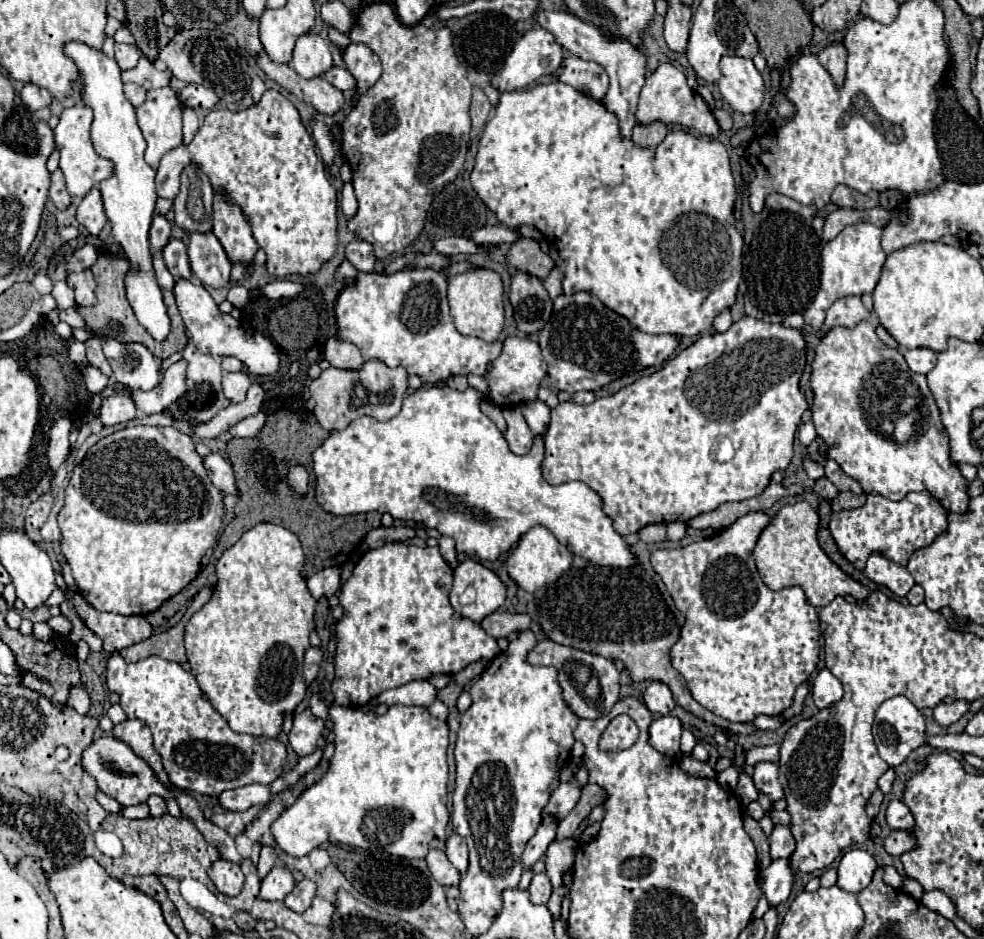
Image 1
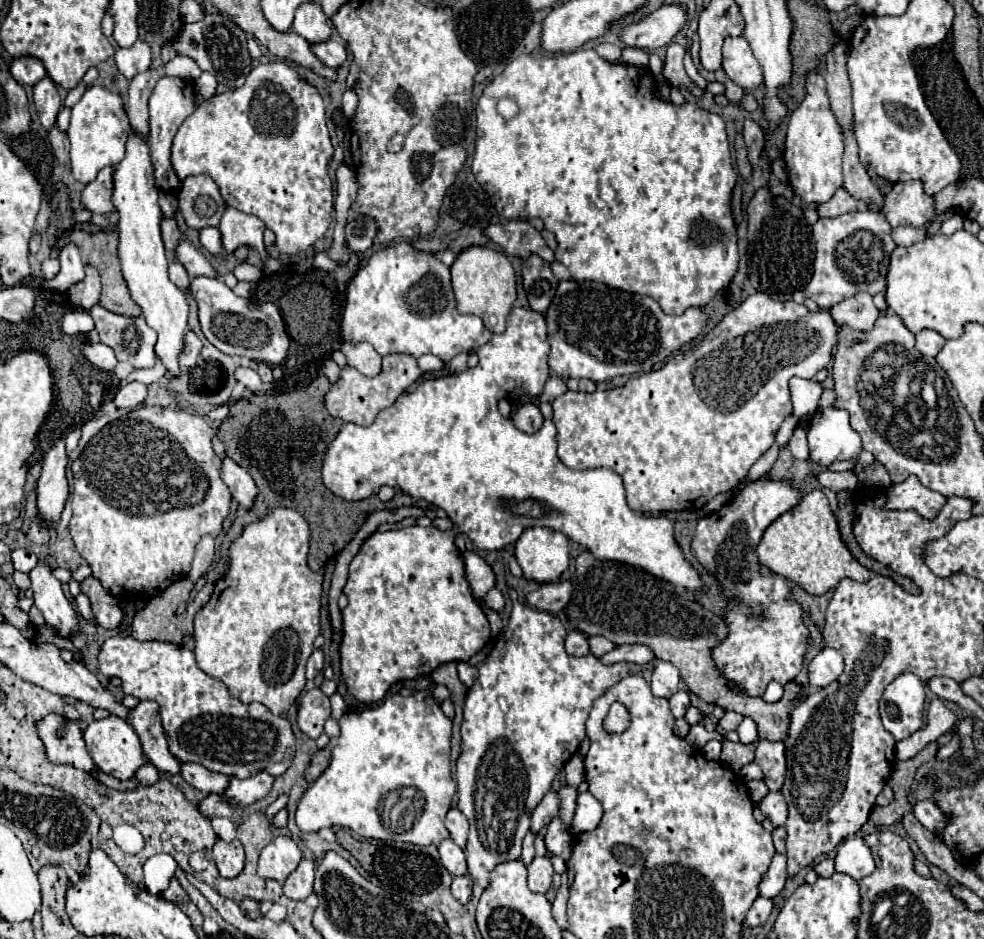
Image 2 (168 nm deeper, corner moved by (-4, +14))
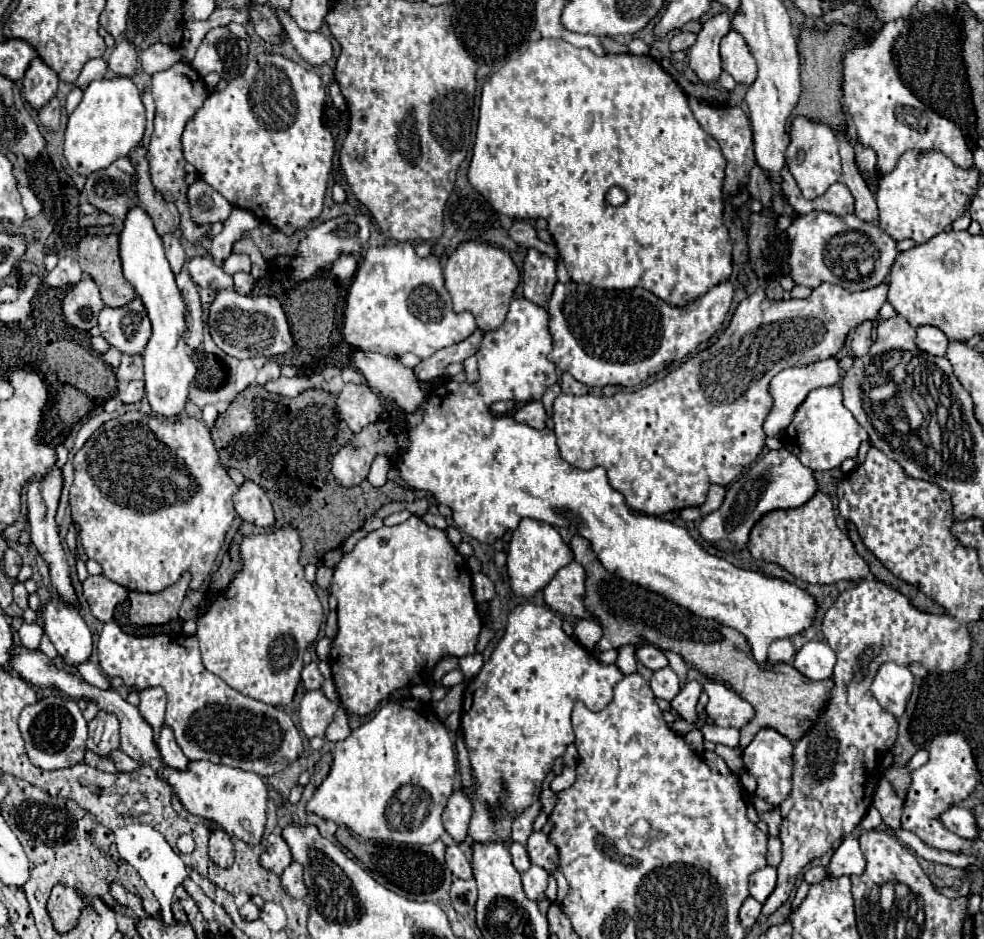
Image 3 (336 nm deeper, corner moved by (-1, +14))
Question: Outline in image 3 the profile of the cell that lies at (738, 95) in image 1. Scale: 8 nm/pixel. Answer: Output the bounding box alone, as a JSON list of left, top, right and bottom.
[721,30,757,86]

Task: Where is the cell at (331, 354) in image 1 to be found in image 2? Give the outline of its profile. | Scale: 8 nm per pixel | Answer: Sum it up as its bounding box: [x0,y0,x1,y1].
[342,342,382,378]

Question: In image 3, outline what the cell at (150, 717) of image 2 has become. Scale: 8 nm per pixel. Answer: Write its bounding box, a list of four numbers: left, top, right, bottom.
[139,686,165,740]

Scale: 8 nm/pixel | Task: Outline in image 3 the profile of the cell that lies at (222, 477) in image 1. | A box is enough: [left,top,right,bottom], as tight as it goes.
[233,480,275,528]

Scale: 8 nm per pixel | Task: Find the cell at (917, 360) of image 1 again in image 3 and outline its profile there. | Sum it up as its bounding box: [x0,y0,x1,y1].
[917,326,947,356]

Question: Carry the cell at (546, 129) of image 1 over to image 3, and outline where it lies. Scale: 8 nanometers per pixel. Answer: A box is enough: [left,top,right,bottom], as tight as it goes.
[469,38,733,306]

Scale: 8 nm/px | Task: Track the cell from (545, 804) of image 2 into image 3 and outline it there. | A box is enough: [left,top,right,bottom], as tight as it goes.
[513,800,543,844]

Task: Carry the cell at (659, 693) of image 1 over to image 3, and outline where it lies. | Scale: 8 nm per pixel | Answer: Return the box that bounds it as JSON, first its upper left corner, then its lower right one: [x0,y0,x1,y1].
[651,666,679,700]

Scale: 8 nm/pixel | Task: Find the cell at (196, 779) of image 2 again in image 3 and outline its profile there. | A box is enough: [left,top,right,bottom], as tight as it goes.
[157,726,189,770]

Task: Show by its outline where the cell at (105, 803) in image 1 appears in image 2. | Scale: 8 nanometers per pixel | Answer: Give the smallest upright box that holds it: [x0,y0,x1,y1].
[36,714,94,772]

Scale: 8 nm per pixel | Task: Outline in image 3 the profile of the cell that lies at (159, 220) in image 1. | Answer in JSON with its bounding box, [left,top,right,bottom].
[163,234,185,274]

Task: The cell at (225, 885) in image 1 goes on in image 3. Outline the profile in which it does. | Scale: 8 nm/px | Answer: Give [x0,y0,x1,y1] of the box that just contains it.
[209,828,235,868]

